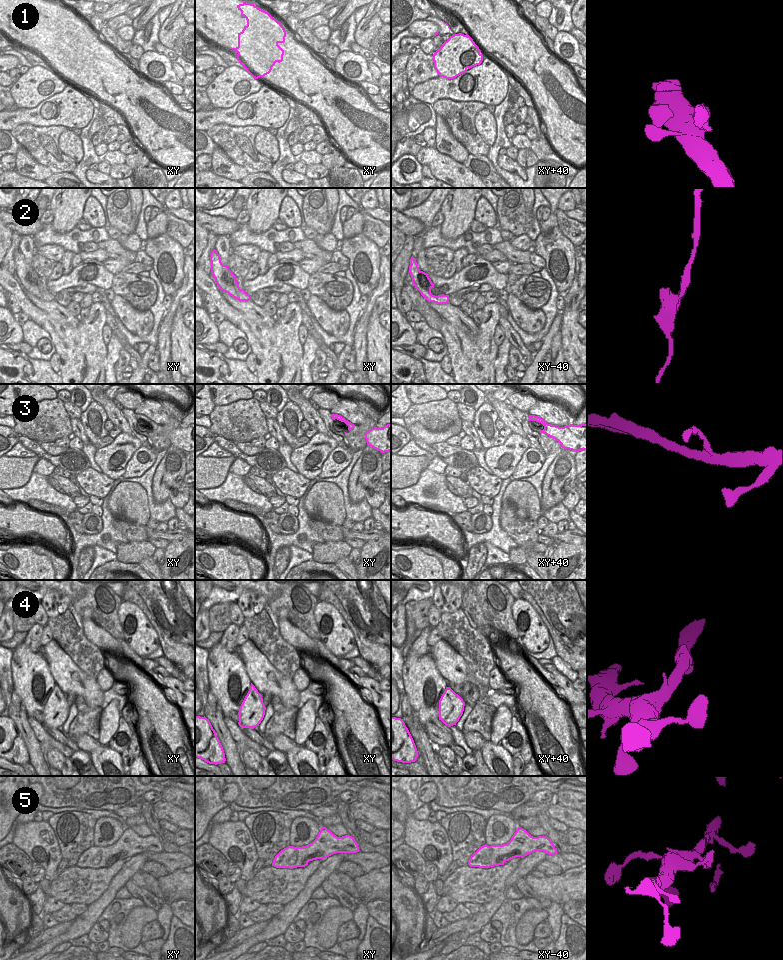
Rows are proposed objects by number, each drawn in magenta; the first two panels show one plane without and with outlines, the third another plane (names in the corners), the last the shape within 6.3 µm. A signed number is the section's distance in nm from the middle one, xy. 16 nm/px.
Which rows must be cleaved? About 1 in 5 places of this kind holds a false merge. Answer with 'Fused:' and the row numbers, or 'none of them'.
Fused: 1

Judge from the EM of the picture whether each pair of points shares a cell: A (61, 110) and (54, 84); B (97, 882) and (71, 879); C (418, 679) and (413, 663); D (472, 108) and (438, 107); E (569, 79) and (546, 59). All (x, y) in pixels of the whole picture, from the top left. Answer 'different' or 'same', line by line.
A: different
B: same
C: same
D: same
E: same

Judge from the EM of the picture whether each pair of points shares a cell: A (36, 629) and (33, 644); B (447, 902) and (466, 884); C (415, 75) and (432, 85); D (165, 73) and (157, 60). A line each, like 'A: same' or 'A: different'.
A: same
B: different
C: different
D: same

